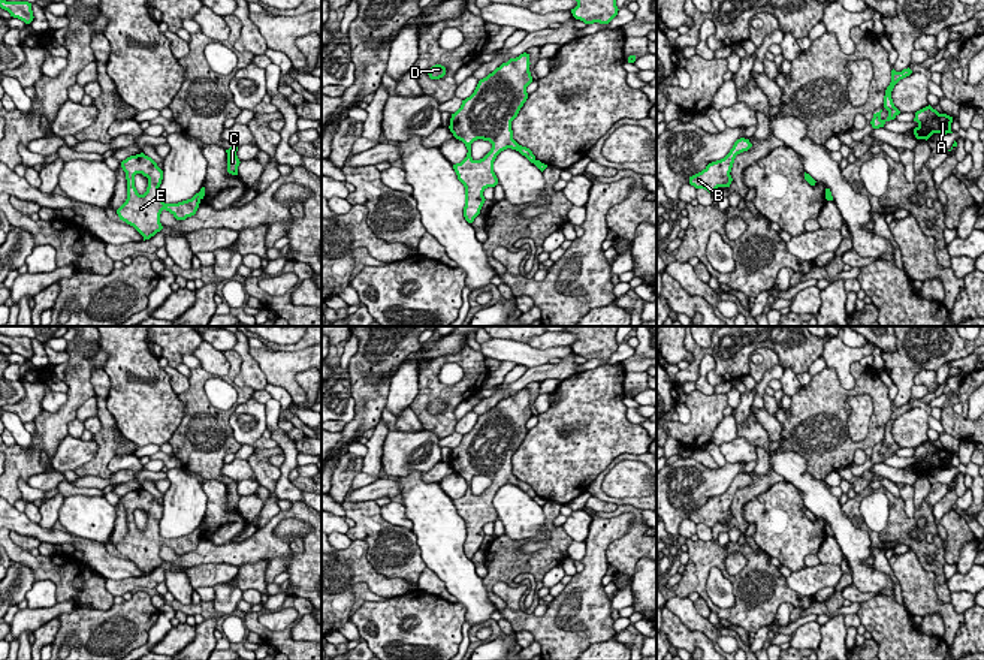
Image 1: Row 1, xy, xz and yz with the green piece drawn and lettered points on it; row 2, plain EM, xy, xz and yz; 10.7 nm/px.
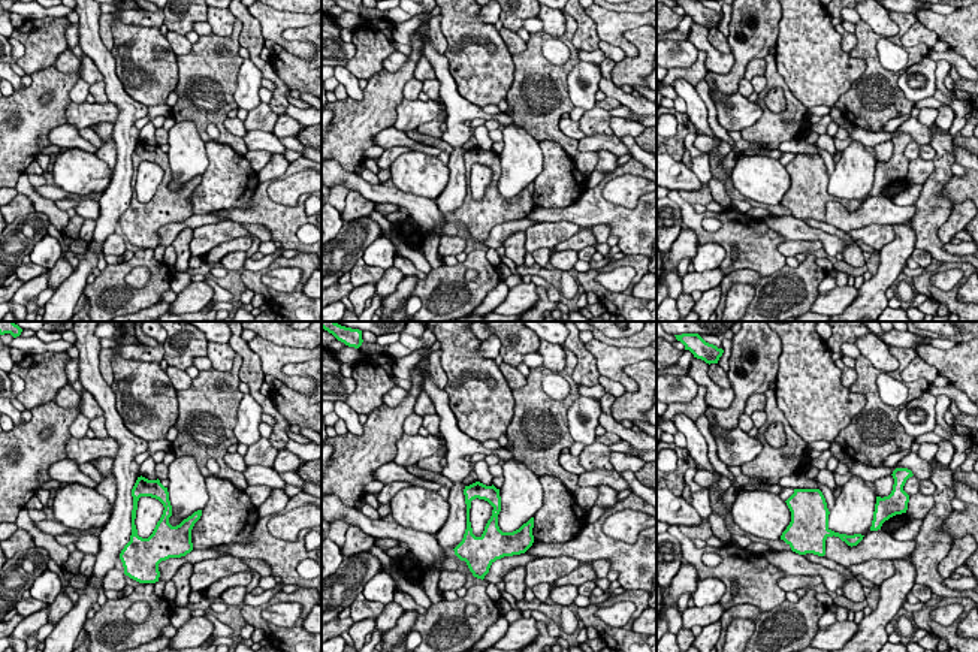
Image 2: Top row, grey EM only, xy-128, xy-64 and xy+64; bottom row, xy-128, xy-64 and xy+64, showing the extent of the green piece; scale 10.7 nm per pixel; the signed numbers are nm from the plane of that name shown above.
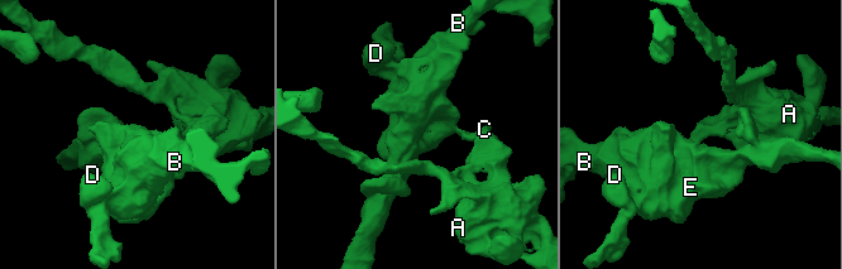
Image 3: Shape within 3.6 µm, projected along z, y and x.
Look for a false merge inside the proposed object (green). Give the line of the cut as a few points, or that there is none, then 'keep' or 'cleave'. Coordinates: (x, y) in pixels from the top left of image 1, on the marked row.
xy (198, 193), (201, 198) | cleave

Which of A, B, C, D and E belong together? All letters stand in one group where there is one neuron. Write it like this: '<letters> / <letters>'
A C / B D E

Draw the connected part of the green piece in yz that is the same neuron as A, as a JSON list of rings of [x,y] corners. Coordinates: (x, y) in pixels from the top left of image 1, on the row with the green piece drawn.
[[[930,105],[915,112],[914,121],[918,123],[918,126],[914,129],[917,139],[927,141],[933,133],[953,133],[953,117],[939,114]]]

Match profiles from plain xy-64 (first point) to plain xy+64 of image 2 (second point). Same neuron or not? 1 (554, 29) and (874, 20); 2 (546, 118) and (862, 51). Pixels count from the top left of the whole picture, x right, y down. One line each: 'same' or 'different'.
1: same
2: same

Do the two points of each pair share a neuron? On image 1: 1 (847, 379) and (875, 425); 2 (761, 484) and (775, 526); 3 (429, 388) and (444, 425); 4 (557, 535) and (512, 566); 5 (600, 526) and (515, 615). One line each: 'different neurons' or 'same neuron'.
1: different neurons
2: different neurons
3: same neuron
4: same neuron
5: same neuron

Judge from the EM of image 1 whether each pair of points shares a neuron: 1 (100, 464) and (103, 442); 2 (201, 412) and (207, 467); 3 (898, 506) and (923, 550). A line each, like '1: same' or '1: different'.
1: same
2: same
3: same

